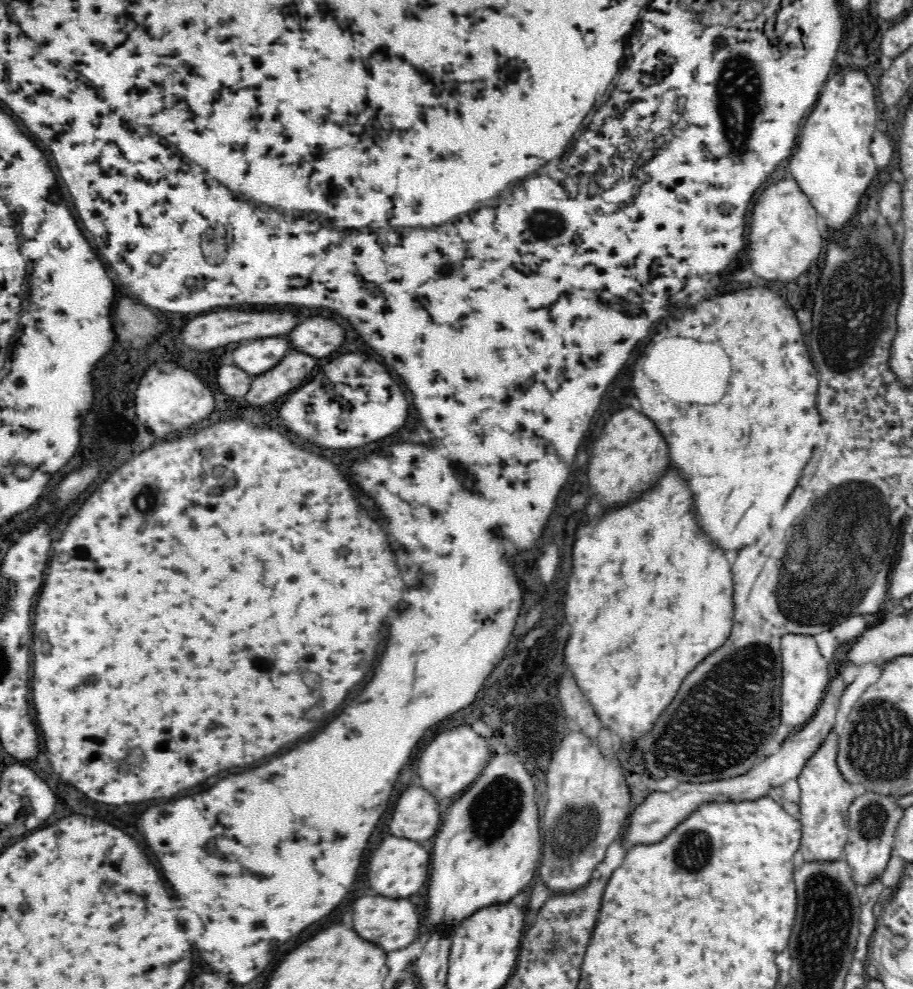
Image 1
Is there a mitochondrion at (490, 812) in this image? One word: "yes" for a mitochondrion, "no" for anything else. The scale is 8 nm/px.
yes

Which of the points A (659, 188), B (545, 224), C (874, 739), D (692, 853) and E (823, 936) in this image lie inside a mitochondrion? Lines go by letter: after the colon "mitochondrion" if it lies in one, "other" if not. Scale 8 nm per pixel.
A: other
B: mitochondrion
C: mitochondrion
D: mitochondrion
E: mitochondrion

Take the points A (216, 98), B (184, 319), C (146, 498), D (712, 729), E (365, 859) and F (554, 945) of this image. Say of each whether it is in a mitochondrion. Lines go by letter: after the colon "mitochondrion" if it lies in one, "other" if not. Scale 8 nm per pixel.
A: other
B: other
C: mitochondrion
D: mitochondrion
E: other
F: mitochondrion

